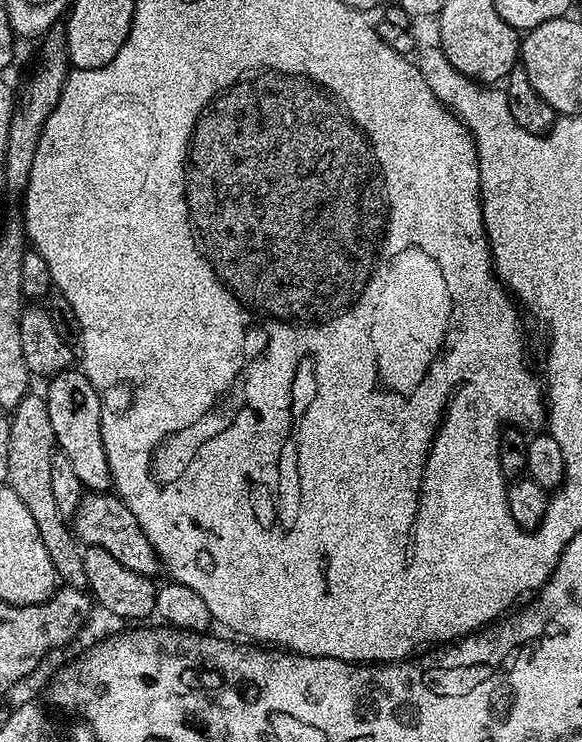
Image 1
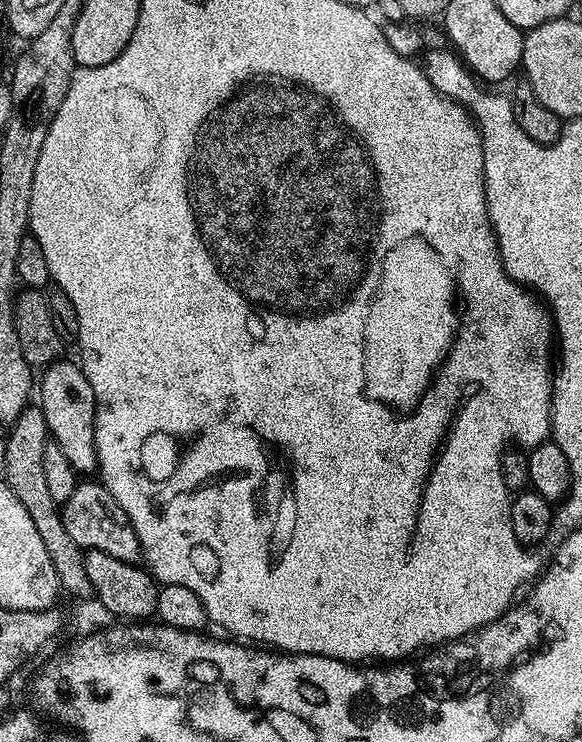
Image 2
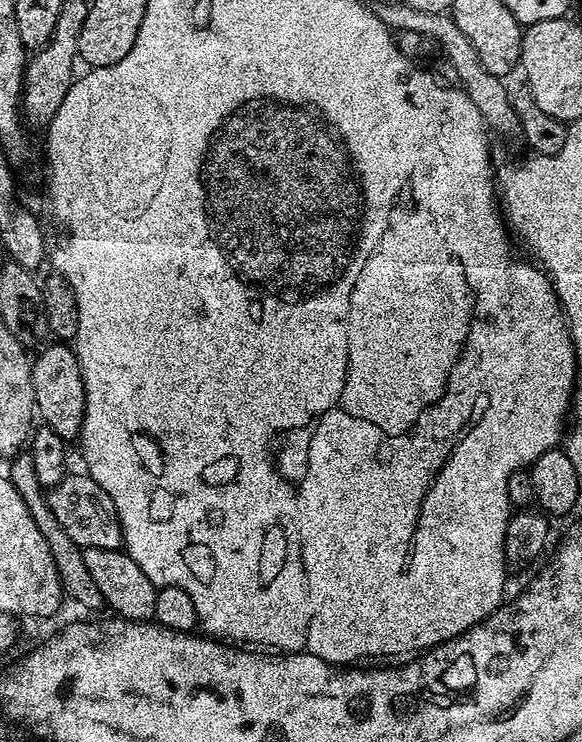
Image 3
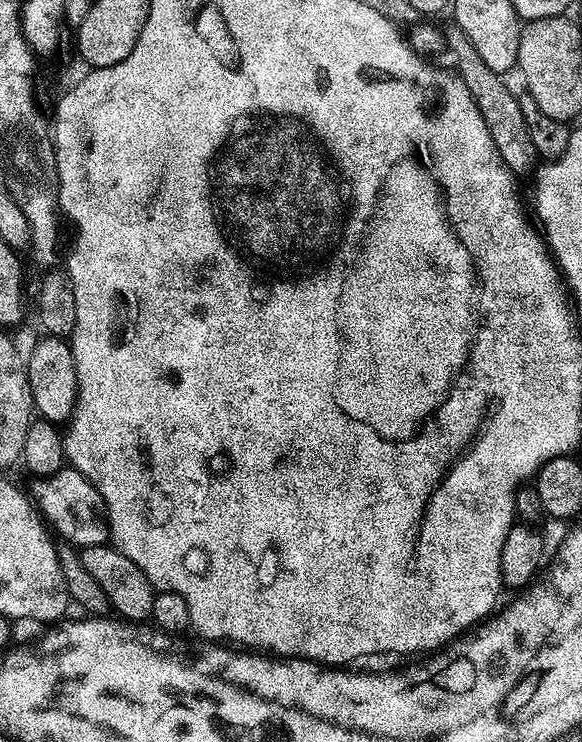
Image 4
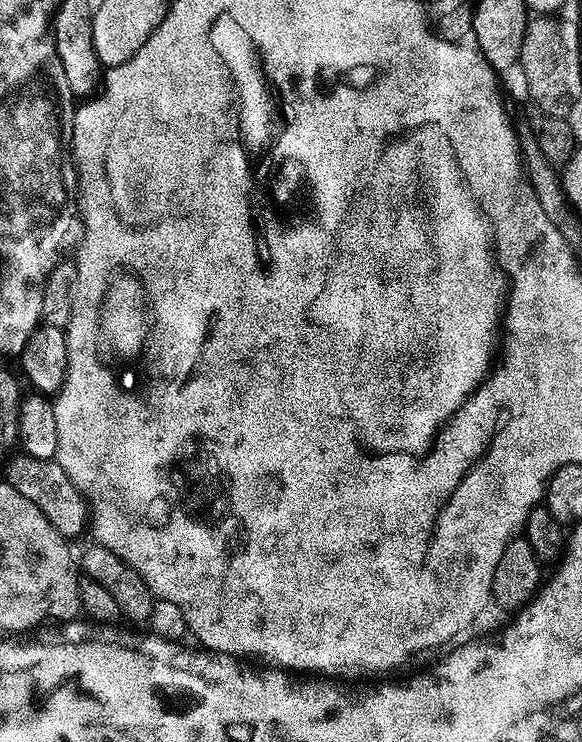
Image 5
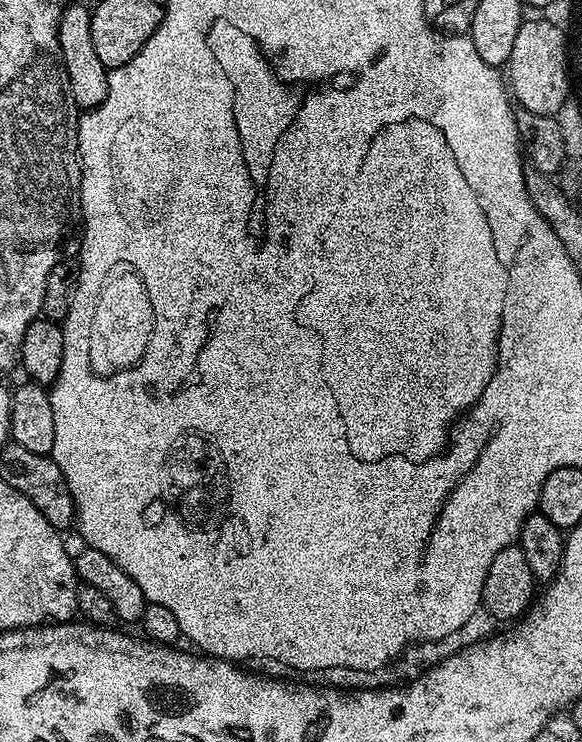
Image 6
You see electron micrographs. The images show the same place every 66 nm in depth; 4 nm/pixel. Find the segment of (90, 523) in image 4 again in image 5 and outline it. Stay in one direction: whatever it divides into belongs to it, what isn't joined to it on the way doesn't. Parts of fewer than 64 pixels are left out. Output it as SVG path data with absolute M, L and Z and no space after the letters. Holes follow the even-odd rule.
M23 454L16 455L6 464L8 483L14 486L14 490L18 490L18 494L30 498L30 502L34 502L38 510L42 510L42 514L50 522L50 526L58 530L58 534L65 538L82 535L84 527L87 529L90 524L90 505L88 499L78 490L78 486L70 482L66 470L62 470L62 466L55 460L38 460Z

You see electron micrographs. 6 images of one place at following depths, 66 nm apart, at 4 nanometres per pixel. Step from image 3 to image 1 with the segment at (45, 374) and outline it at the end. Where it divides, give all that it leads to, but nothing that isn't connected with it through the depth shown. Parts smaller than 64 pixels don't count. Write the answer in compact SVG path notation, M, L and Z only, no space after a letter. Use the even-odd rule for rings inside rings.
M83 371L60 372L47 381L48 392L43 393L46 410L50 410L50 426L54 426L54 438L58 451L70 458L70 466L78 473L90 492L108 492L112 488L110 466L106 462L106 446L102 446L100 429L100 399L92 383Z

